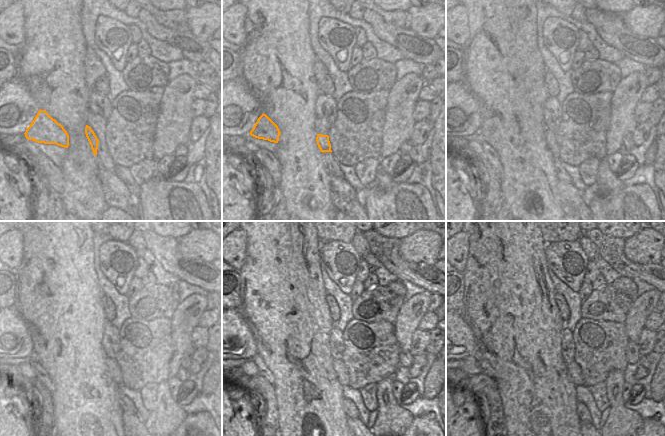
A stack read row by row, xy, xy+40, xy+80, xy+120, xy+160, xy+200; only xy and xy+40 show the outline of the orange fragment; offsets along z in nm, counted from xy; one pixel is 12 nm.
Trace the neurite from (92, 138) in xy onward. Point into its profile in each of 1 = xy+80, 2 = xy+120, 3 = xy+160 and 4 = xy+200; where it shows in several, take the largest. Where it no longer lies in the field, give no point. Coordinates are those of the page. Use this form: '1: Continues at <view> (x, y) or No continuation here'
1: Continues at xy+80 (552, 144)
2: Continues at xy+120 (114, 370)
3: Continues at xy+160 (339, 367)
4: Continues at xy+200 (574, 372).

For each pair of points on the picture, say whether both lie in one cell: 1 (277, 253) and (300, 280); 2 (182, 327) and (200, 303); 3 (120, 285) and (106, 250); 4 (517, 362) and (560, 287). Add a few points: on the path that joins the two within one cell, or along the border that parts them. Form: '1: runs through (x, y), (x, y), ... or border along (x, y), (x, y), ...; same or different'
1: runs through (282, 260), (293, 273); same
2: runs through (183, 321), (194, 309); same
3: runs through (120, 276), (117, 272), (117, 263), (113, 259); same
4: border along (548, 270), (550, 280), (556, 292); different

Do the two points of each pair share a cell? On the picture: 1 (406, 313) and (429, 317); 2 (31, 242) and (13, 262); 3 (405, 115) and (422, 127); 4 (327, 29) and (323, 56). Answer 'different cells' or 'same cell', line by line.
1: different cells
2: different cells
3: different cells
4: different cells

